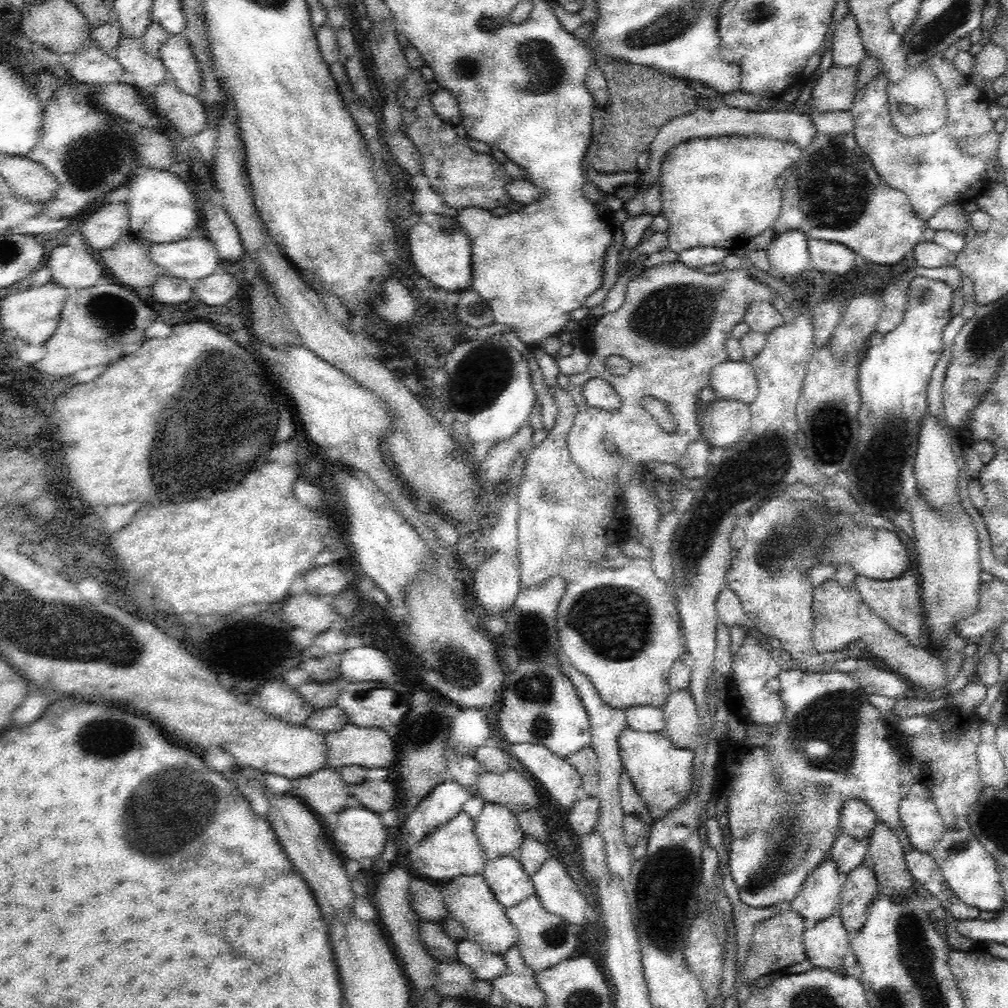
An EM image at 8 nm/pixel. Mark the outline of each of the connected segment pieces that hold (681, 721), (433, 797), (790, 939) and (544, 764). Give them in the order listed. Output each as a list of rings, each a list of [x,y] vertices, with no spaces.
[[[678,690],[668,696],[668,702],[664,704],[664,722],[664,734],[672,740],[674,748],[694,748],[698,744],[702,720],[690,690]]]
[[[442,782],[406,816],[404,834],[410,846],[420,844],[424,836],[440,828],[444,822],[454,820],[464,804],[472,804],[474,794],[470,788],[456,782]]]
[[[788,910],[788,912],[780,912],[776,914],[774,918],[768,918],[764,922],[760,922],[756,928],[754,928],[754,938],[752,938],[752,944],[750,944],[750,954],[744,962],[744,968],[742,968],[742,976],[740,980],[748,986],[754,986],[760,976],[776,976],[778,972],[774,970],[782,970],[782,968],[788,968],[792,964],[798,964],[798,962],[804,962],[808,960],[806,958],[806,950],[804,950],[804,932],[806,932],[806,924],[802,920],[800,914]]]
[[[512,744],[510,754],[518,758],[528,770],[530,776],[538,778],[548,792],[564,808],[572,808],[578,800],[576,792],[582,786],[582,776],[568,764],[568,758],[558,758],[544,744]]]

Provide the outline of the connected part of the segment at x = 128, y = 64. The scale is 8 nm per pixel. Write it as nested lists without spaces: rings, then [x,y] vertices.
[[[122,38],[116,48],[116,58],[124,66],[124,82],[150,90],[150,86],[158,86],[168,78],[168,70],[160,56],[150,54],[144,48],[144,38]]]

